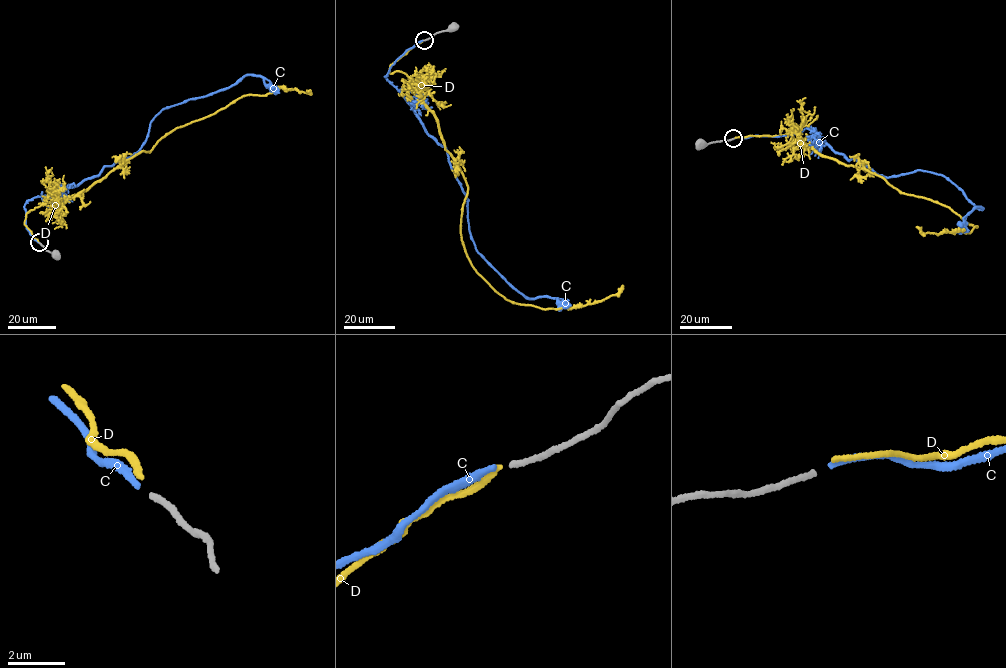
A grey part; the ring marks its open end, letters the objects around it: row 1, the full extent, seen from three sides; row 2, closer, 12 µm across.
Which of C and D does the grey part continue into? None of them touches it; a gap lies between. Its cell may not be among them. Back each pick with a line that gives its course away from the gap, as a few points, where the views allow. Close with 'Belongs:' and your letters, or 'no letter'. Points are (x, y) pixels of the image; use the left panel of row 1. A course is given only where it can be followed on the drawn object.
C: course (38, 242), (26, 228), (26, 202), (132, 156), (162, 109), (247, 75), (262, 77), (275, 94)
Belongs: C

